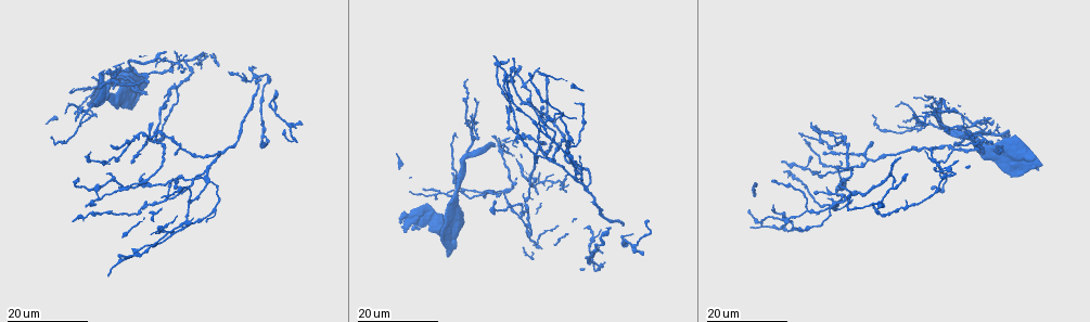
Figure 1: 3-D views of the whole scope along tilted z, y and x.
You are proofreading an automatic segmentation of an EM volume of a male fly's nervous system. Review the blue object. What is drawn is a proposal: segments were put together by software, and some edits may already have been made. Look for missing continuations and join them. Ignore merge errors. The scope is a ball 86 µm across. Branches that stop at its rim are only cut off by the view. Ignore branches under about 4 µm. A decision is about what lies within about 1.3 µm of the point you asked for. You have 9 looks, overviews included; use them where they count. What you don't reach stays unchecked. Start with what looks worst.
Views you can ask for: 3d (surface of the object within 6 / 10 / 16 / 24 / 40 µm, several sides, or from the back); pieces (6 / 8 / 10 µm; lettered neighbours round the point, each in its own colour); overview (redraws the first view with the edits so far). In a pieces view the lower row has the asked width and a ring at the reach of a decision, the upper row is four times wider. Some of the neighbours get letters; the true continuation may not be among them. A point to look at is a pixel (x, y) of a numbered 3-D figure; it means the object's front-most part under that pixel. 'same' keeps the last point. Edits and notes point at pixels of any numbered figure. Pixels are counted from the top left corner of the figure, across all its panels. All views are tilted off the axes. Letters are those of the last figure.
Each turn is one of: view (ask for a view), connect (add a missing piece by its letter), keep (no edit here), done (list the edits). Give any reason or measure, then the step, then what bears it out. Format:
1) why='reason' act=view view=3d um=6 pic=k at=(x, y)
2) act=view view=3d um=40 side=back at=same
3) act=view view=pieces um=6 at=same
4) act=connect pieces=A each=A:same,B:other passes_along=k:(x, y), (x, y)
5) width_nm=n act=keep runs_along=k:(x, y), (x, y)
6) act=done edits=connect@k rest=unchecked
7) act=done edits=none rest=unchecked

why='branch stops here' act=view view=3d um=16 pic=1 at=(502, 192)

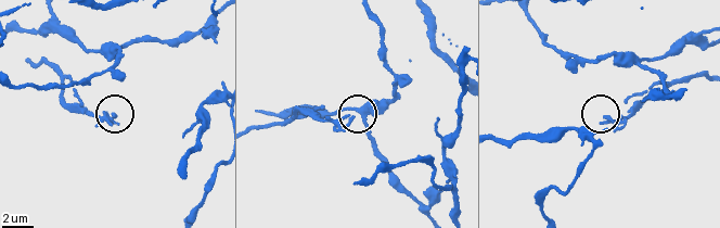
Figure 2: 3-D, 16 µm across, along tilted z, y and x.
why='zoom in' act=view view=3d um=10 pic=2 at=(350, 118)

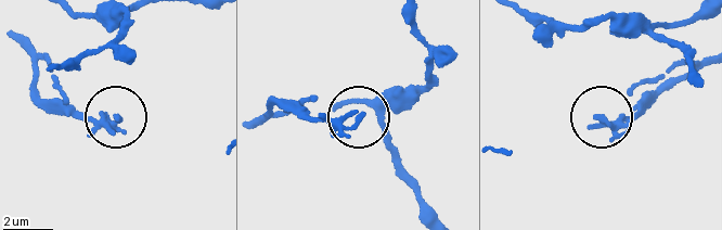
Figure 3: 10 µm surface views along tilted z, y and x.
act=view view=pieces um=6 pic=3 at=(362, 116)

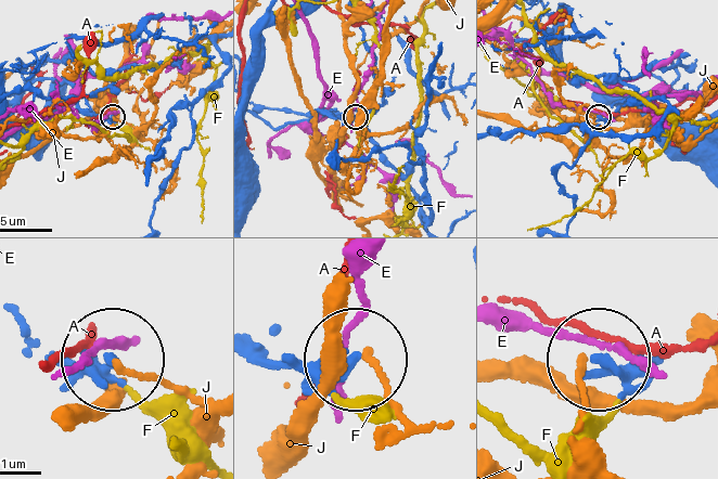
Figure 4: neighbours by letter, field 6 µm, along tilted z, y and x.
act=keep each=A:other,E:other,F:other,J:other found='none of them fits'

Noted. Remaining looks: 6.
why='branch stops here' act=view view=3d um=16 pic=1 at=(851, 201)

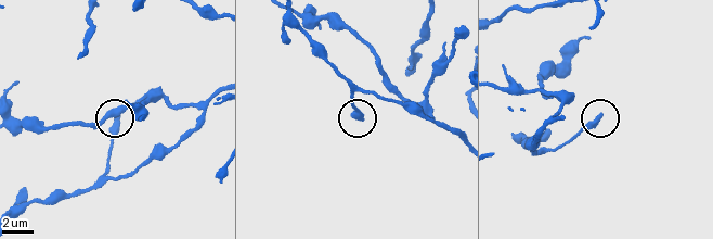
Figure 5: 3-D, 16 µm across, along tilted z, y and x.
act=view view=3d um=6 pic=5 at=(601, 116)

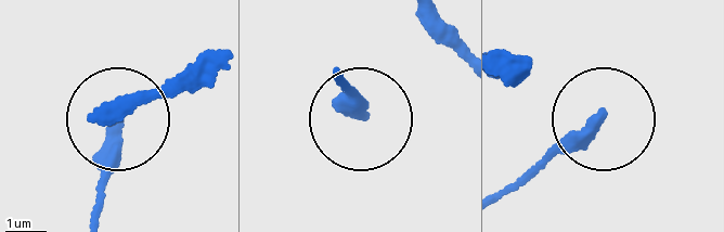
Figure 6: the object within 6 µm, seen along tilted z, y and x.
act=view view=pieces um=6 pic=6 at=(598, 119)

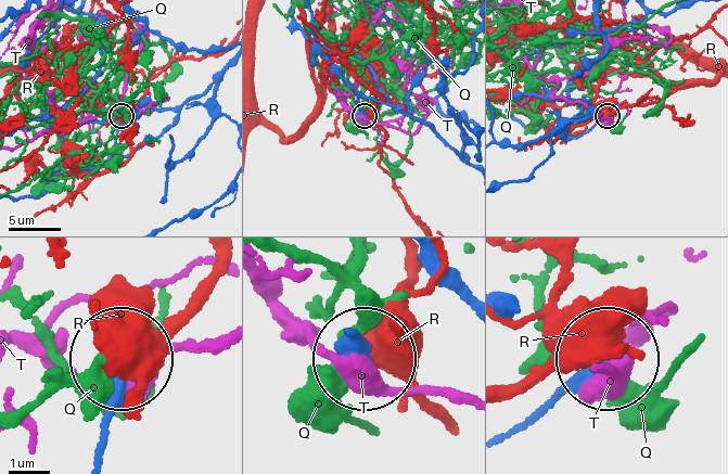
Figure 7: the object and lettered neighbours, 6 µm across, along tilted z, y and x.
act=keep each=Q:other,R:other,T:other found='none of them fits'

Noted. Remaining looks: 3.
why='branch stops here' act=view view=3d um=16 pic=1 at=(145, 81)

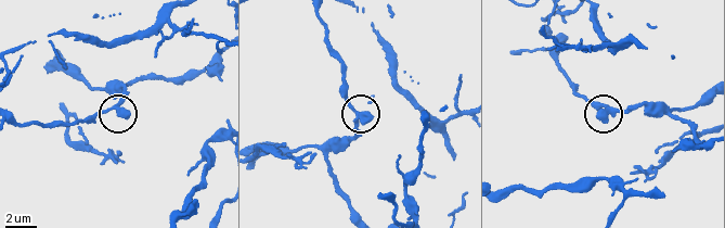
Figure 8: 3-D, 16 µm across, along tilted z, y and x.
act=view view=pieces um=10 pic=8 at=(600, 114)

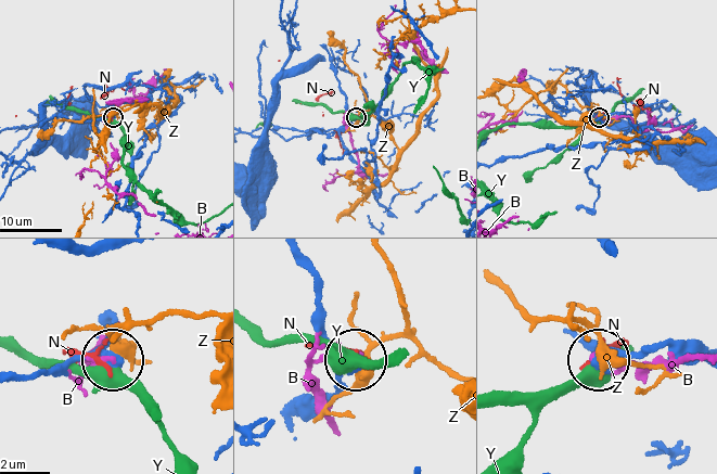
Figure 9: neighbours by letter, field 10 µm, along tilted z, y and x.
act=keep each=B:other,N:other,Y:other,Z:other found='no lettered piece goes on from it'

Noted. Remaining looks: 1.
act=done edits=none rest=unchecked

